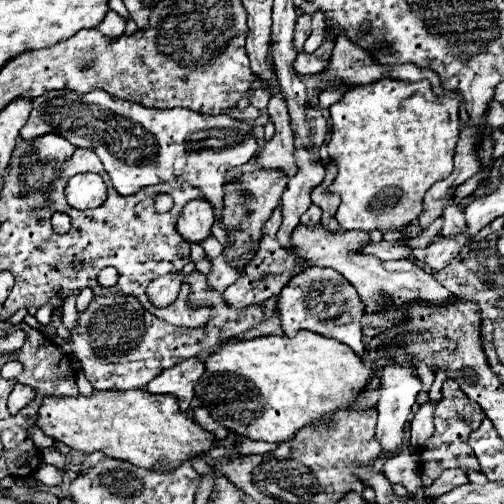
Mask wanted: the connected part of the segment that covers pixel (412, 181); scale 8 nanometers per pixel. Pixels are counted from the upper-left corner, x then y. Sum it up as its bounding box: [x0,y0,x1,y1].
[328,80,462,232]

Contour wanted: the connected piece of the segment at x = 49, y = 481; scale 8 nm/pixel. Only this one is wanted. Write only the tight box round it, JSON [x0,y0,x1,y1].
[34,464,62,486]

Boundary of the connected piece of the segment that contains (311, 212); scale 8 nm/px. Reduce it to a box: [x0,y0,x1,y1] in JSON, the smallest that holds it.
[302,204,322,226]

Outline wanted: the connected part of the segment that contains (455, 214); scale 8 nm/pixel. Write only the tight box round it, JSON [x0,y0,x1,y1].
[442,200,468,236]

